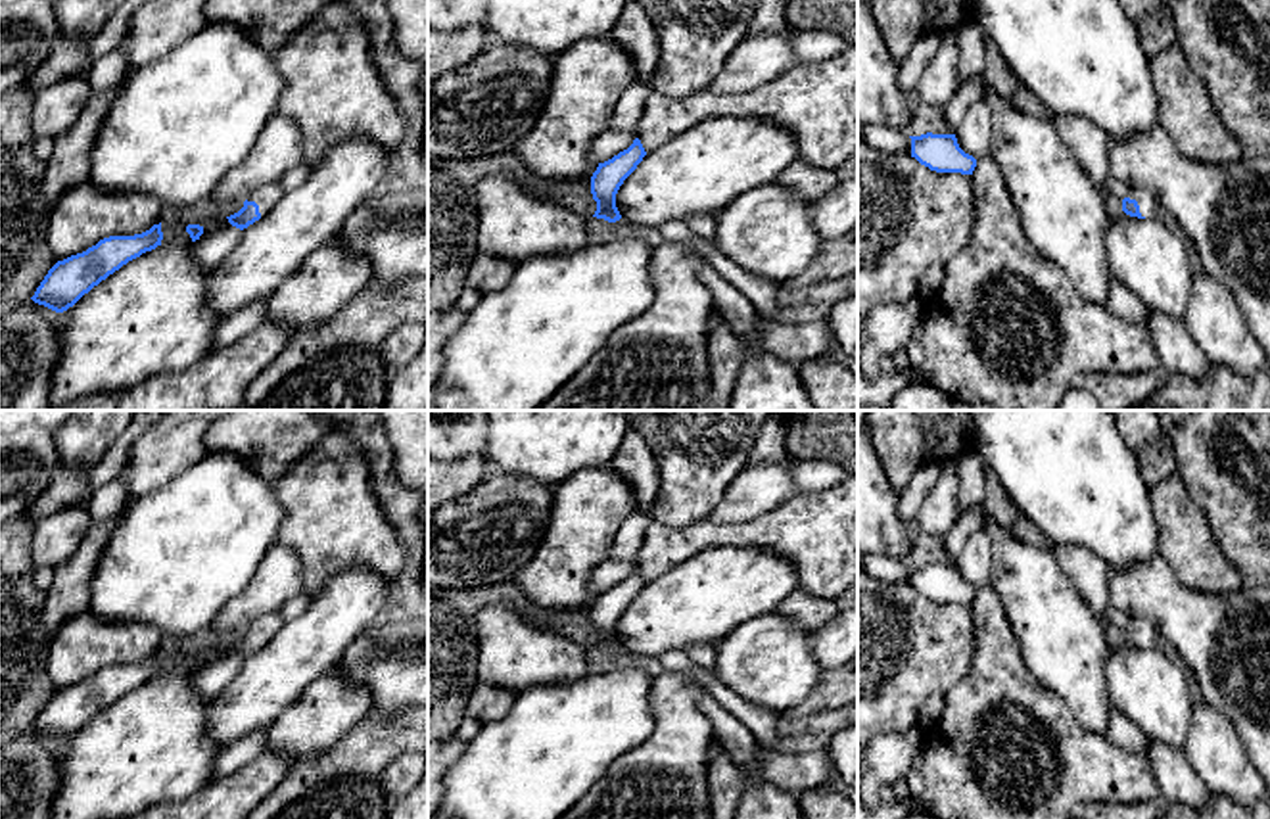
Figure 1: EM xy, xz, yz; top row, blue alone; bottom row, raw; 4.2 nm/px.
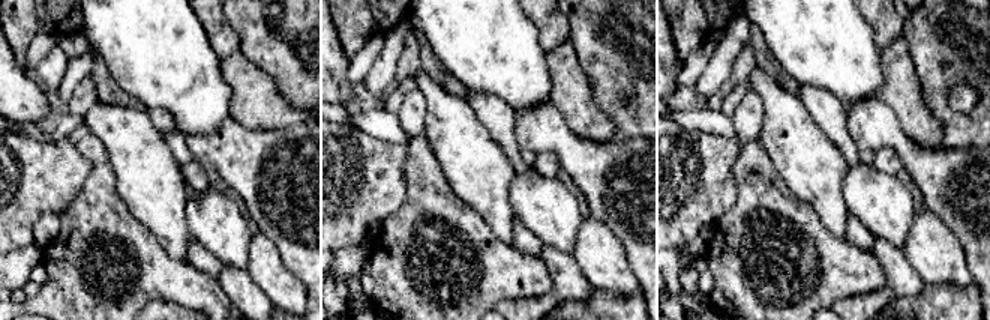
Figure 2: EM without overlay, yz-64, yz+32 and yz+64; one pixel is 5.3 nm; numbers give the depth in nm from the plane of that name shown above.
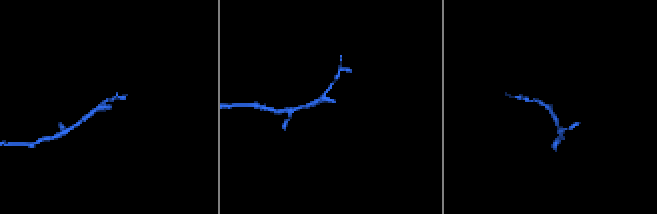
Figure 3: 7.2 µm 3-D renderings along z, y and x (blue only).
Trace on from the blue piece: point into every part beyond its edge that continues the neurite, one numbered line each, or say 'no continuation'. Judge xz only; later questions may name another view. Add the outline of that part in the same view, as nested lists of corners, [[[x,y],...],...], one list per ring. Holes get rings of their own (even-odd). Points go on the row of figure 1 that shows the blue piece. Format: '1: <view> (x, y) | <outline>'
no continuation

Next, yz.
1: yz (1146, 198) | [[[1132,188],[1128,198],[1138,201],[1141,217],[1153,217],[1161,211],[1161,203],[1149,188]]]

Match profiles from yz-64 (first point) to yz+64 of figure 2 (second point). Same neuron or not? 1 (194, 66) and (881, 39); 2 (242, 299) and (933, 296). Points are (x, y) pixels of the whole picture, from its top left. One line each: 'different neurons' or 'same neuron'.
1: different neurons
2: different neurons

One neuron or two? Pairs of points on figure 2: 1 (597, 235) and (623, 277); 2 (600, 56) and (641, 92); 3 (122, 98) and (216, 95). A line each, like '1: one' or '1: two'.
1: one
2: one
3: two

